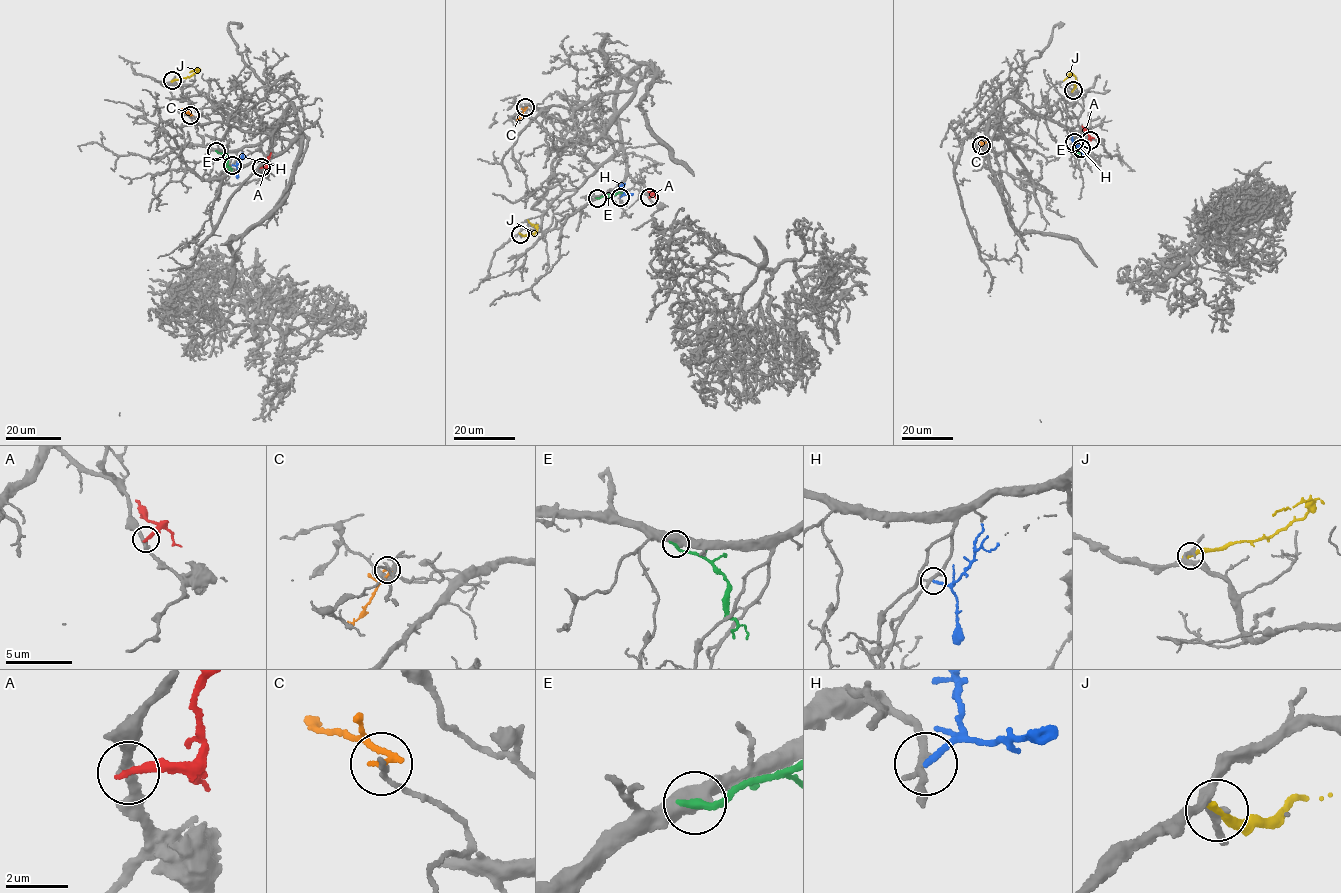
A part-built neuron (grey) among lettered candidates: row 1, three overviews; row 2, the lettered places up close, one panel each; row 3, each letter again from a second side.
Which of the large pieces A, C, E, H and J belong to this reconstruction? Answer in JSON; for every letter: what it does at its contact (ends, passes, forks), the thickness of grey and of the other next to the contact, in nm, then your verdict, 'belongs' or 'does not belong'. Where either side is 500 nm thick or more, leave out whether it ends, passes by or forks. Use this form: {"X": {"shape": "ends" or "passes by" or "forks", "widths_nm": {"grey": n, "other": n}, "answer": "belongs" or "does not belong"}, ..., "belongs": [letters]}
{"A": {"shape": "ends", "widths_nm": {"grey": 320, "other": 280}, "answer": "does not belong"}, "C": {"shape": "ends", "widths_nm": {"grey": 200, "other": 220}, "answer": "does not belong"}, "E": {"widths_nm": {"grey": 550, "other": 280}, "answer": "does not belong"}, "H": {"shape": "ends", "widths_nm": {"grey": 240, "other": 180}, "answer": "does not belong"}, "J": {"shape": "ends", "widths_nm": {"grey": 220, "other": 280}, "answer": "does not belong"}, "belongs": []}

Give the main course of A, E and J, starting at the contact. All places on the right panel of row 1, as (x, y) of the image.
A: (1090, 140), (1082, 126)
E: (1074, 142), (1078, 156)
J: (1073, 90), (1076, 81), (1075, 76), (1069, 74), (1063, 80)

